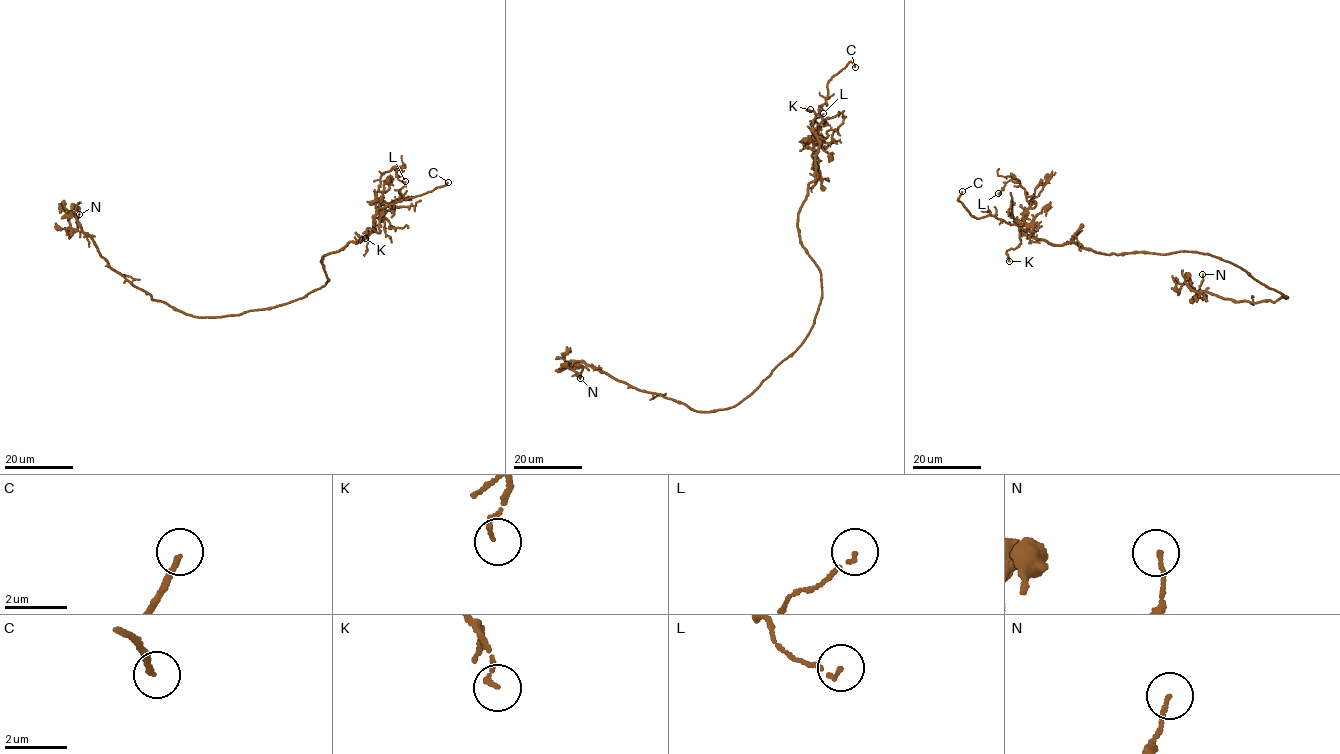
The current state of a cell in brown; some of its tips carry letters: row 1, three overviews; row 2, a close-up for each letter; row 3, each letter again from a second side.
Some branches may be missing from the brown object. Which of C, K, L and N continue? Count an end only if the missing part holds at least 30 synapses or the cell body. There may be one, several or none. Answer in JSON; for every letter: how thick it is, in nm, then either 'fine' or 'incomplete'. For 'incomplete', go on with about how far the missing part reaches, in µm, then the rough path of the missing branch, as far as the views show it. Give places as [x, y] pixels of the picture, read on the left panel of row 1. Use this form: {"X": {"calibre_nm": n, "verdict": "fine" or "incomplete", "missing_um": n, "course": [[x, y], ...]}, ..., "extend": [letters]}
{"C": {"calibre_nm": 160, "verdict": "incomplete", "missing_um": 45}, "K": {"calibre_nm": 120, "verdict": "fine"}, "L": {"calibre_nm": 100, "verdict": "fine"}, "N": {"calibre_nm": 110, "verdict": "fine"}, "extend": ["C"]}

